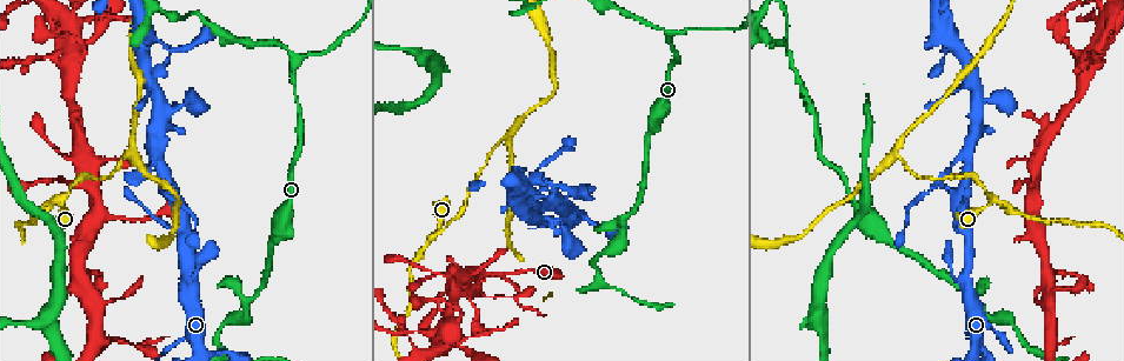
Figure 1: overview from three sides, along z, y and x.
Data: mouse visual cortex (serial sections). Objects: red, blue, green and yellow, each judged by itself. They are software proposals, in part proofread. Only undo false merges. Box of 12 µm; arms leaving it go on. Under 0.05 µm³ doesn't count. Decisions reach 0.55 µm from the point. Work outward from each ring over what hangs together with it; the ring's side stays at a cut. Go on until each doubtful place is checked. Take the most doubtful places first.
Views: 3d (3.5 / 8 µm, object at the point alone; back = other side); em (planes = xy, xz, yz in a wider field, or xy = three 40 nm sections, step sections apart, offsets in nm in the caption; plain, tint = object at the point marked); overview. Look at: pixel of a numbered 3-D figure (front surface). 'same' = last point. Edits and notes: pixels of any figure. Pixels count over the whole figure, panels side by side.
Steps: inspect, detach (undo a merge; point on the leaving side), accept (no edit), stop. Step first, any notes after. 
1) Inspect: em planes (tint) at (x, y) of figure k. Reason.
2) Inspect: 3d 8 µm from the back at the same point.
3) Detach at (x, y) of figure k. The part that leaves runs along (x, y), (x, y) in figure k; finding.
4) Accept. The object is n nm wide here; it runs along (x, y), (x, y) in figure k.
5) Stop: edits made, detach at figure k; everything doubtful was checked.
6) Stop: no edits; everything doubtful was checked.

Inspect: 3d 3.5 µm from the back at (440, 232) of figure 1. Two arms in line, one across.

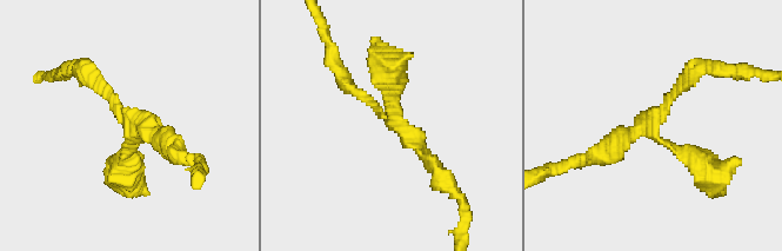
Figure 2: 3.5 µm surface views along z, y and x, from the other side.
Inspect: em xy step 3 (tint) at (393, 121) of figure 2. 3 arms meet here; the arms are 150, 200, 350 nm wide; shape alone is not enough.

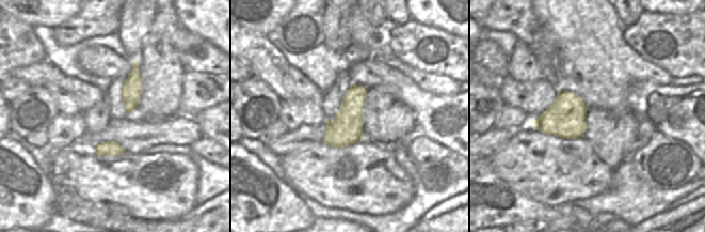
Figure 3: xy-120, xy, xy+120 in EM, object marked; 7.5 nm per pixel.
Accept. It runs along (126, 170), (129, 116), (82, 68) in figure 2; one cell here.

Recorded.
Inspect: 3d 3.5 µm at (896, 153) of figure 1. Sudden change in width.

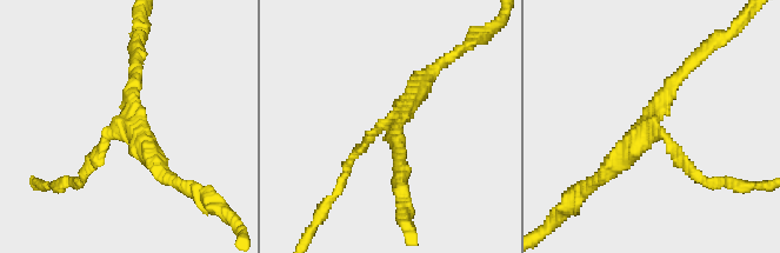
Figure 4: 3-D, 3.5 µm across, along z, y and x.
Inspect: em xy step 3 (plain) at (389, 124) of figure 4. 3 arms meet here; the arms are 150, 200, 300 nm wide; shape alone is not enough.

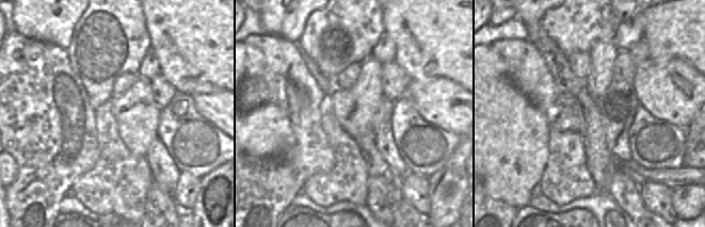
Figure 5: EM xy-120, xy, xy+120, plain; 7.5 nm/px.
Inspect: em xy step 3 (tint) at the same point. Where the object lies.

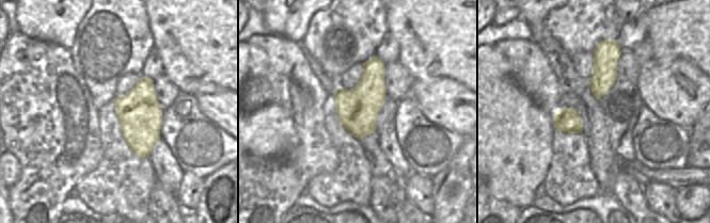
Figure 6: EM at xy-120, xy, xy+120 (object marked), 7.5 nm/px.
Accept. It runs along (348, 166), (427, 75) in figure 4; one cell here.

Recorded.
Inspect: 3d 3.5 µm at (292, 62) of figure 1. Sharp bend.

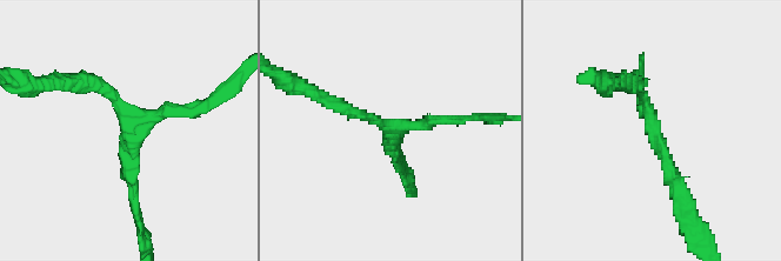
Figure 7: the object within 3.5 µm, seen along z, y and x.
Inspect: em xy step 5 (tint) at (129, 128) of figure 7. Need the tissue.

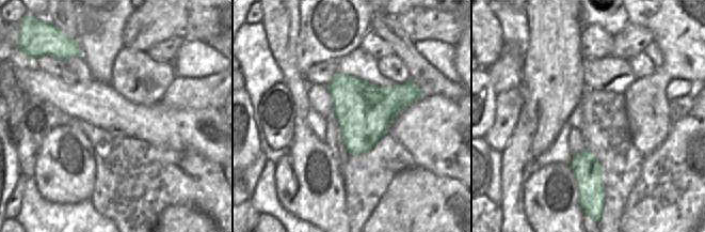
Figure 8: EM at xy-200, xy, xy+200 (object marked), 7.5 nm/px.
Inspect: em planes (tint) at the same point. Another direction.

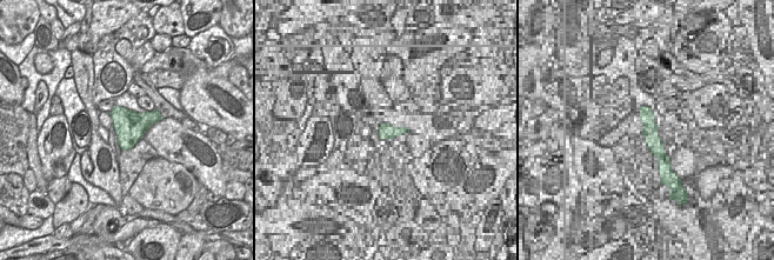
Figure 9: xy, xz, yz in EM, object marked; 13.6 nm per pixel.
Accept. 3 arms meet here; it runs along (134, 200), (127, 109), (80, 84) in figure 7; all the same cell.

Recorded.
Inspect: em planes (tint) at (946, 51) of figure 1. Abrupt turn.

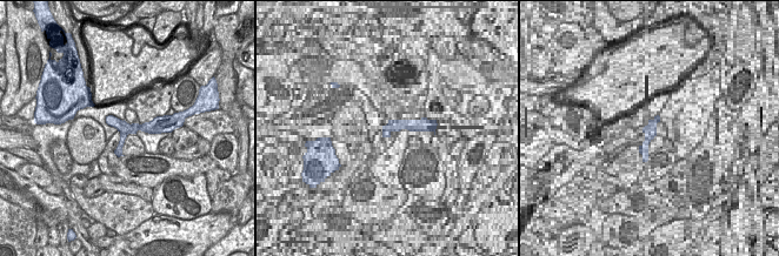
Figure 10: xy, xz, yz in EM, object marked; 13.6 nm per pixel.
Inspect: 3d 3.5 µm at the same point. Wider look.

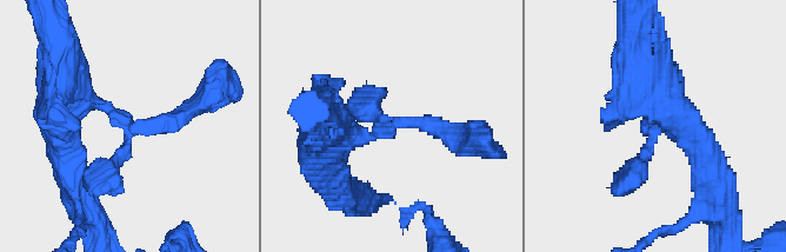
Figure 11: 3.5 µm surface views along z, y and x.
Accept. The arms are 250, 250, 350 nm wide; it runs along (108, 119), (122, 127), (161, 128) in figure 10; all the same cell.

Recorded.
Inspect: 3d 3.5 µm at (932, 189) of figure 1. Abrupt turn.

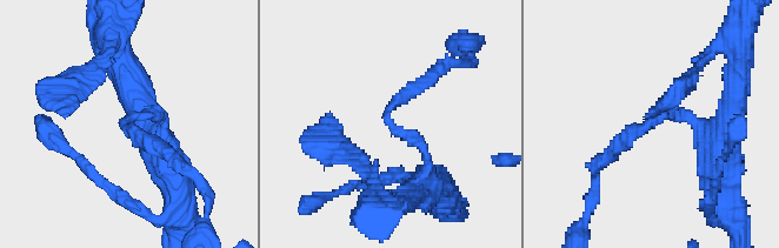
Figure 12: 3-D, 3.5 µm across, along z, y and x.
Inspect: em xy step 5 (tint) at (124, 123) of figure 12. The arms are 150, 200 nm wide; now the EM.

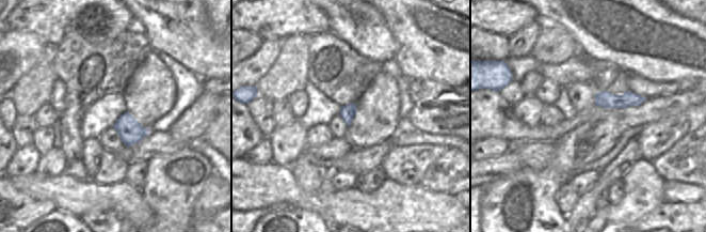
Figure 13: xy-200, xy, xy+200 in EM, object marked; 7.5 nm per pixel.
Accept. It runs along (640, 98), (597, 102) in figure 13; all the same cell.

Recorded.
Inspect: 3d 3.5 µm from the back at (36, 56) of figure 1. A narrow waist.

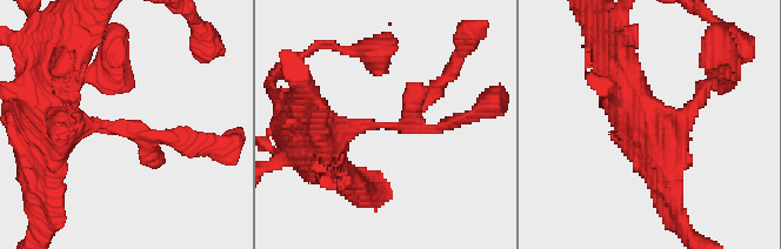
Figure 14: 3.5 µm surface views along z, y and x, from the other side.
Inspect: em xy step 5 (tint) at (121, 128) of figure 14. Now the EM.

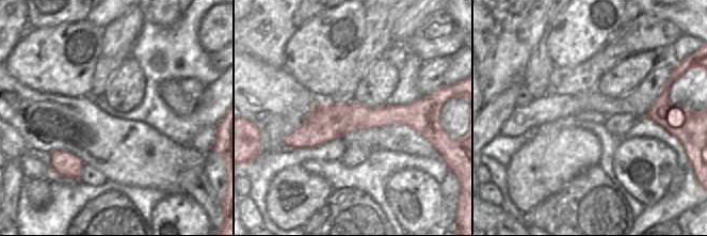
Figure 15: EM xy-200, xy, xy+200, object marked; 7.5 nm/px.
Accept. It runs along (44, 147), (87, 126), (195, 140) in figure 14; all the same cell.

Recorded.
Stop: no edits; everything doubtful was checked.

